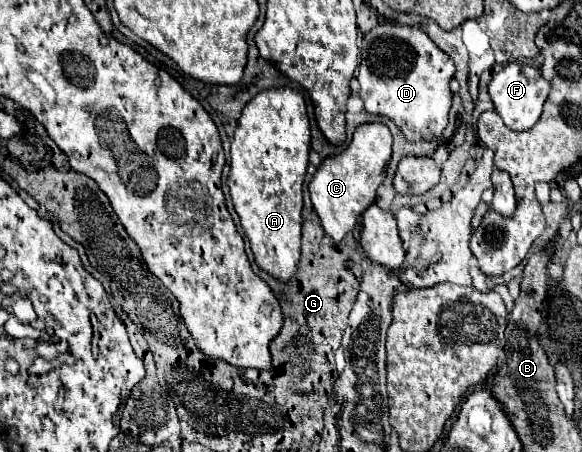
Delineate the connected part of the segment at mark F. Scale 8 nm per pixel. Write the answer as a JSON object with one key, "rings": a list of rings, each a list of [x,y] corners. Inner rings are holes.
{"rings":[[[518,61],[506,65],[500,73],[496,73],[490,81],[490,87],[488,87],[490,97],[494,101],[494,107],[500,113],[500,117],[504,119],[506,127],[510,127],[512,131],[518,131],[518,133],[536,125],[536,121],[542,115],[542,107],[548,99],[550,89],[552,89],[550,81],[546,81],[538,69],[524,65],[524,63],[518,63]]]}

